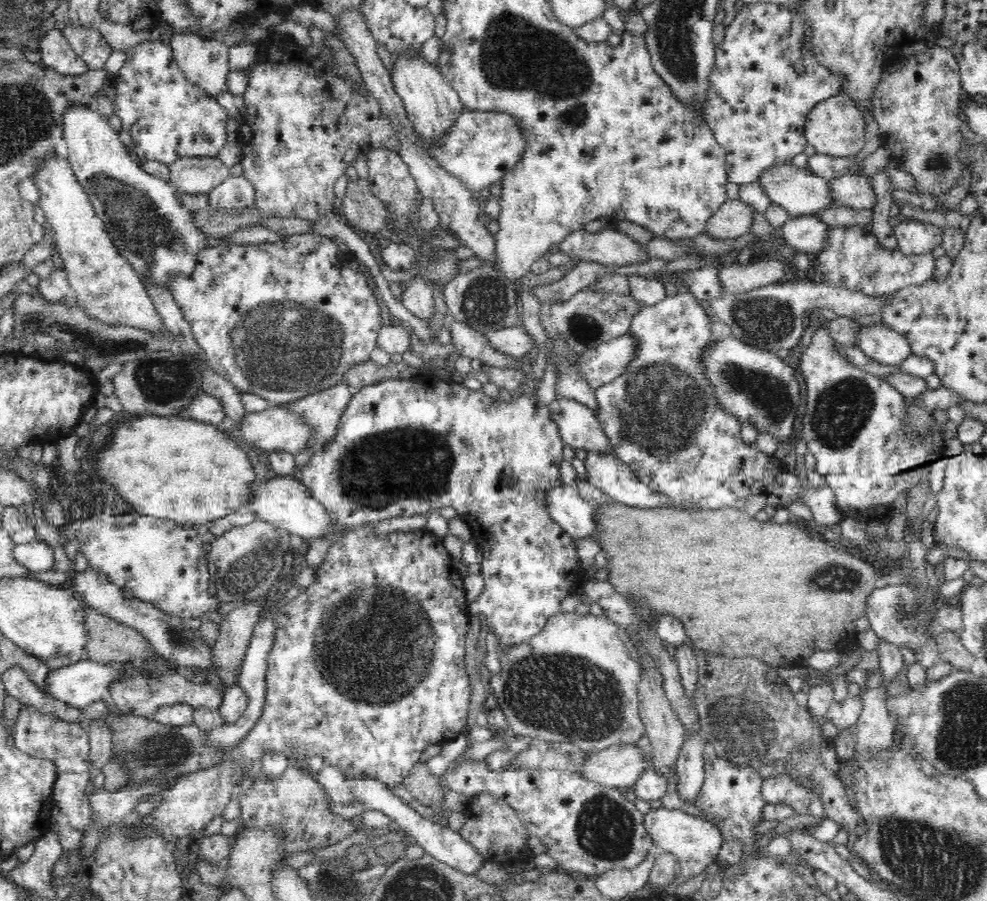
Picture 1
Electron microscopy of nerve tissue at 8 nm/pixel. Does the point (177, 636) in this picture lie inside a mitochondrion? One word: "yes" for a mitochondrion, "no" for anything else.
yes

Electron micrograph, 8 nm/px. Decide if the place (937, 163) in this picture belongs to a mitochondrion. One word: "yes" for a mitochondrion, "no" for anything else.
yes

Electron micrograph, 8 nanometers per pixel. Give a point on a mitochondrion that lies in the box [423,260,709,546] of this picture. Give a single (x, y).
(483, 302)

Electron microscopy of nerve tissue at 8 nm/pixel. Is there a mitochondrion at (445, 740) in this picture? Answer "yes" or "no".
no

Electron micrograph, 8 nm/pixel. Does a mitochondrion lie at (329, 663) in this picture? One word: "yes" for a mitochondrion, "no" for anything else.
no

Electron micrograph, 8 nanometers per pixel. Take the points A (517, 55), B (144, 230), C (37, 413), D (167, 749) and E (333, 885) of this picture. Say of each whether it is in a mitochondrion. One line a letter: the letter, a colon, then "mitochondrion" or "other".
A: mitochondrion
B: mitochondrion
C: other
D: mitochondrion
E: mitochondrion

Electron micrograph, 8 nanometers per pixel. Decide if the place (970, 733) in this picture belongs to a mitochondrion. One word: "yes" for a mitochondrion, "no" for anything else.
yes

